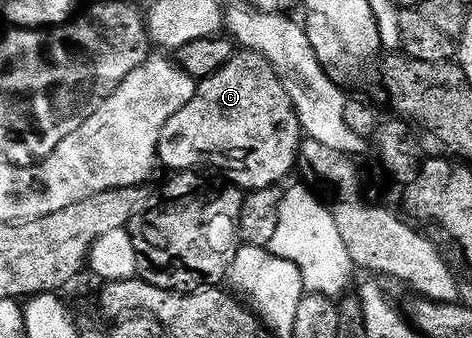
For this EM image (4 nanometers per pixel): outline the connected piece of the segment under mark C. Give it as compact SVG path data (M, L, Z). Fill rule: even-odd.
M239 51L229 63L225 63L225 67L221 67L221 71L217 71L217 75L202 78L195 86L193 99L189 99L189 103L185 103L185 107L181 107L181 111L177 111L177 115L173 115L173 119L169 119L159 140L159 163L164 170L167 168L171 169L170 171L214 171L226 178L230 184L238 185L244 191L264 189L270 185L283 183L283 180L290 175L291 168L293 170L296 168L299 159L299 146L304 137L303 128L299 125L299 116L295 113L295 104L291 101L291 96L287 93L282 78L275 74L275 68L260 53Z

